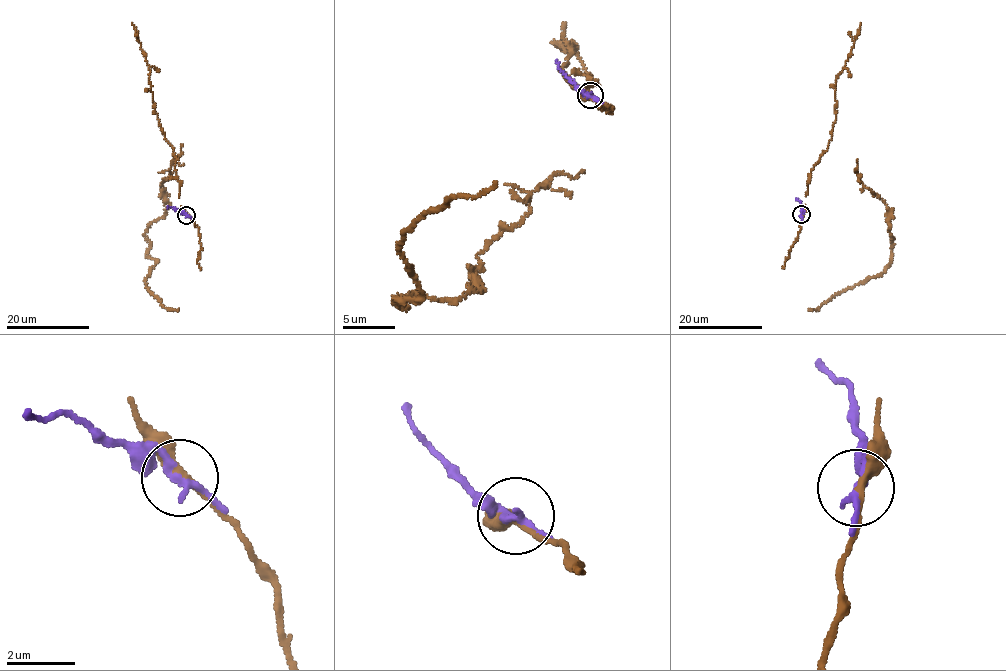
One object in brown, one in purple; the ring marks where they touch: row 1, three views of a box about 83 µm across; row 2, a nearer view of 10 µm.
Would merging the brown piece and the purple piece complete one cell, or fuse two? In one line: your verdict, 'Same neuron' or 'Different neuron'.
Different neuron

